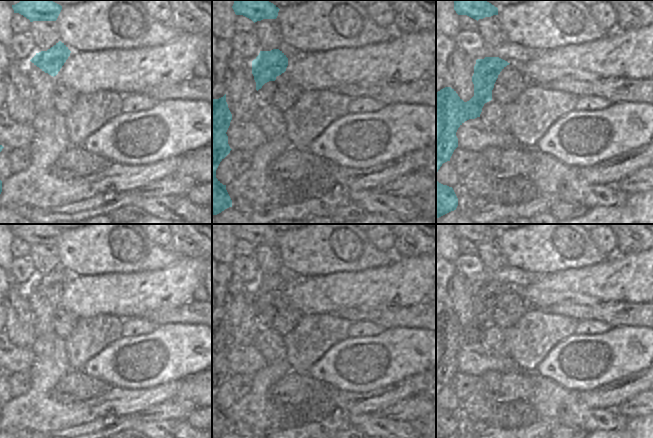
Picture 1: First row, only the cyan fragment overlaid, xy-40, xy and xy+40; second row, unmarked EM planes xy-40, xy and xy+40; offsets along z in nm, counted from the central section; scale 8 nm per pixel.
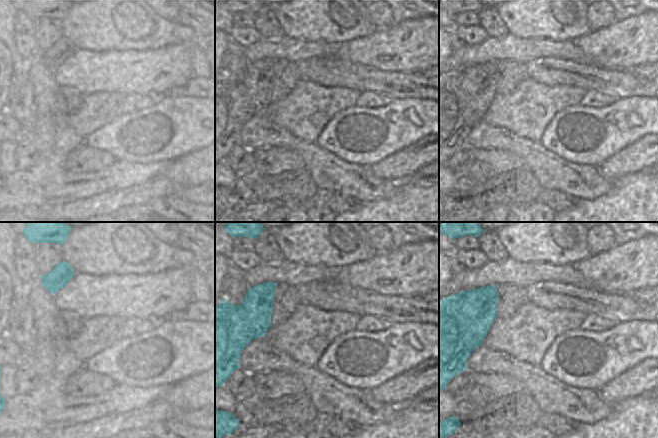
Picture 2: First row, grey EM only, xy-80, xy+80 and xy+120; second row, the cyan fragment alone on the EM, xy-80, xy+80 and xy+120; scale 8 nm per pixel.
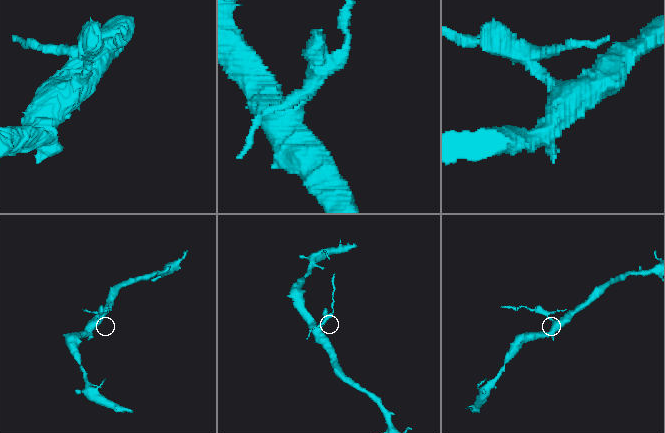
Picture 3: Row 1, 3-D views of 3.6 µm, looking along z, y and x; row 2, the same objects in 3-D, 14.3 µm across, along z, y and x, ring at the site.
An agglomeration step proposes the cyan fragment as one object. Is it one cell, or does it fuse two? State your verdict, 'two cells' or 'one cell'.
two cells

